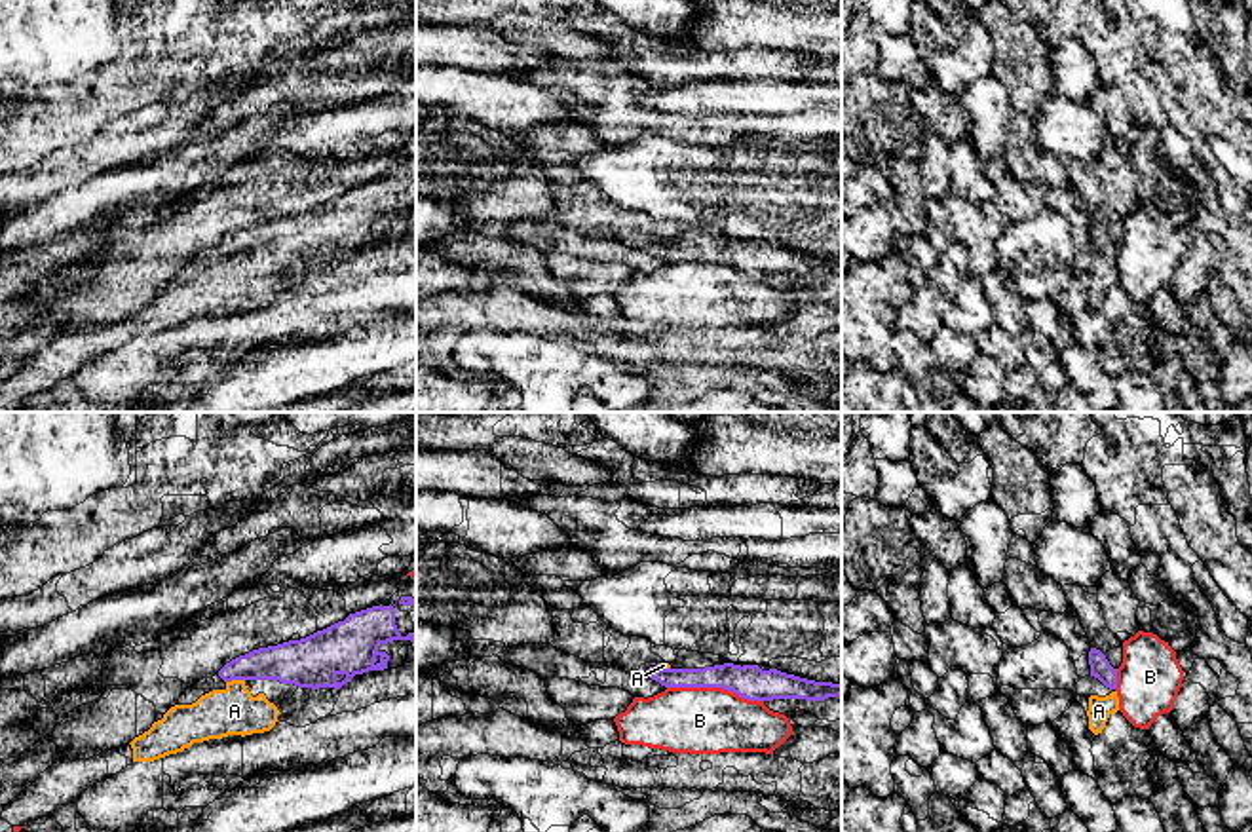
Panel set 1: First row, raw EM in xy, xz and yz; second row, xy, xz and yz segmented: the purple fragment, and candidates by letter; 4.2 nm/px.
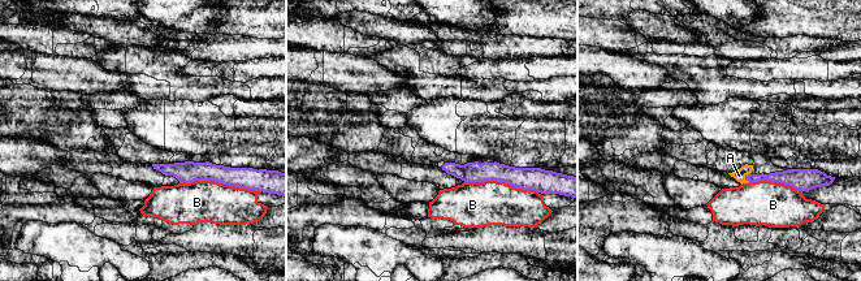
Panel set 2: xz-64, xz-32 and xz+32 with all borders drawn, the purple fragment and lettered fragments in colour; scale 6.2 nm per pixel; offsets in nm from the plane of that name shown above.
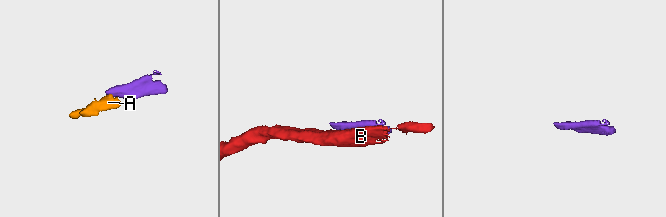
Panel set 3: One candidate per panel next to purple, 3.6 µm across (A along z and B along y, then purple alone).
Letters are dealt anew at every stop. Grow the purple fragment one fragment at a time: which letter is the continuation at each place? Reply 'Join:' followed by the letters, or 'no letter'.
Join: A

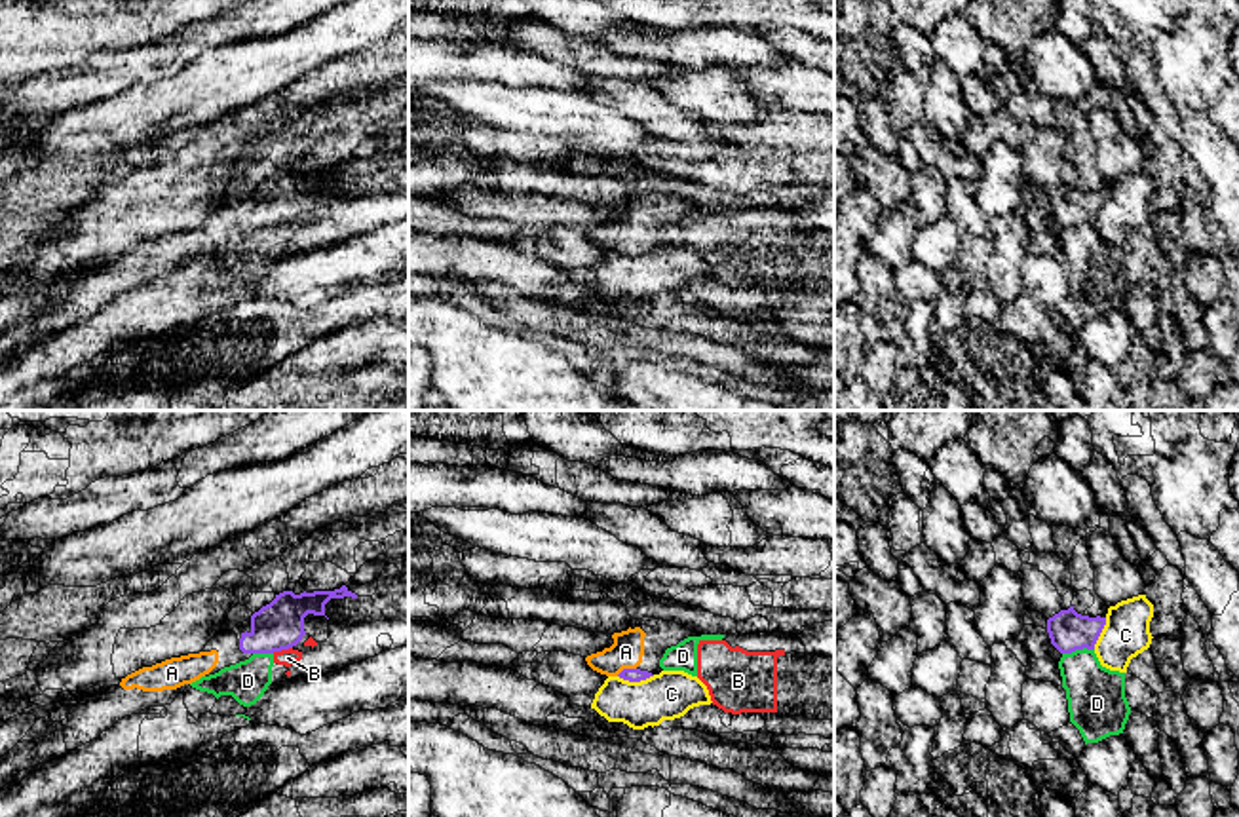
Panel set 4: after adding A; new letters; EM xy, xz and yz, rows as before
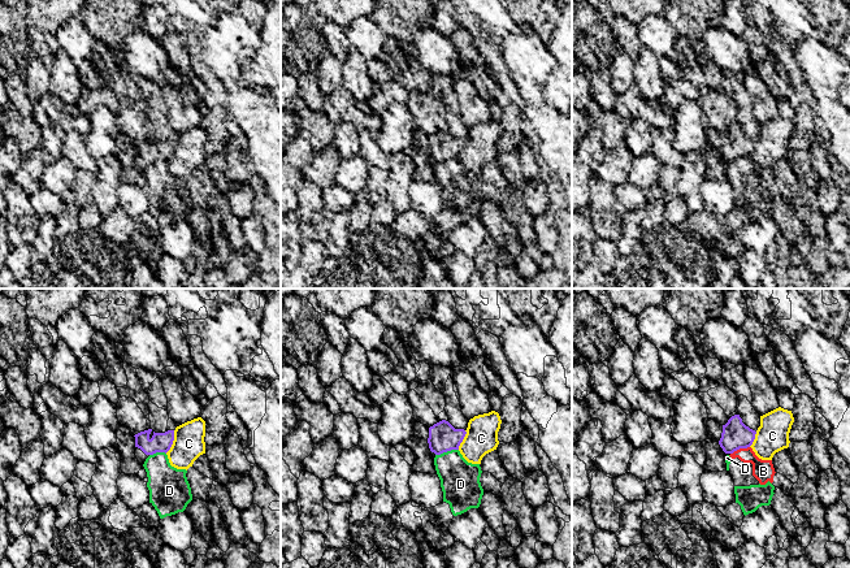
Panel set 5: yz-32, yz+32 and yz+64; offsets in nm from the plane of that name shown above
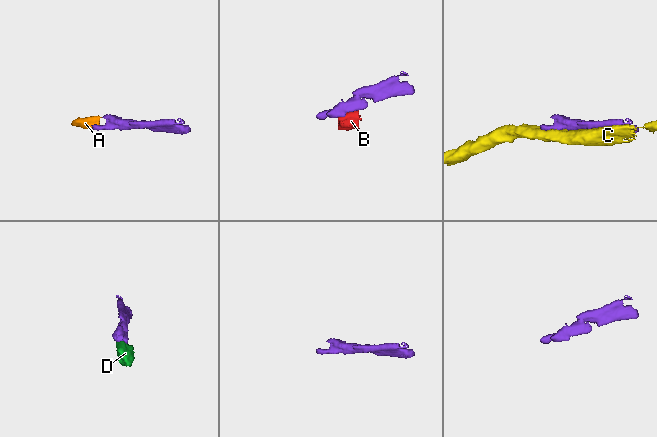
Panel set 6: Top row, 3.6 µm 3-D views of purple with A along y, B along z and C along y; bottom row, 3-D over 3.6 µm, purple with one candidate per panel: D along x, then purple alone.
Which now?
Join: A

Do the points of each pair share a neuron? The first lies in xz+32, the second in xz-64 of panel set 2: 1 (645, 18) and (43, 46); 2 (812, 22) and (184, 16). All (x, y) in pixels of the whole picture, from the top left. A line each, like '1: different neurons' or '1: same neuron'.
1: different neurons
2: different neurons

